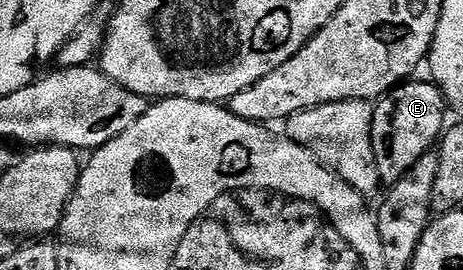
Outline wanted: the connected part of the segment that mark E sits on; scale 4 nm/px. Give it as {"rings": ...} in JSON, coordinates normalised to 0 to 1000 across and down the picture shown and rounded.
{"rings":[[[896,296],[855,319],[808,393],[799,515],[819,667],[836,693],[855,685],[898,611],[909,574],[937,548],[963,467],[965,385],[955,333],[937,304]]]}

